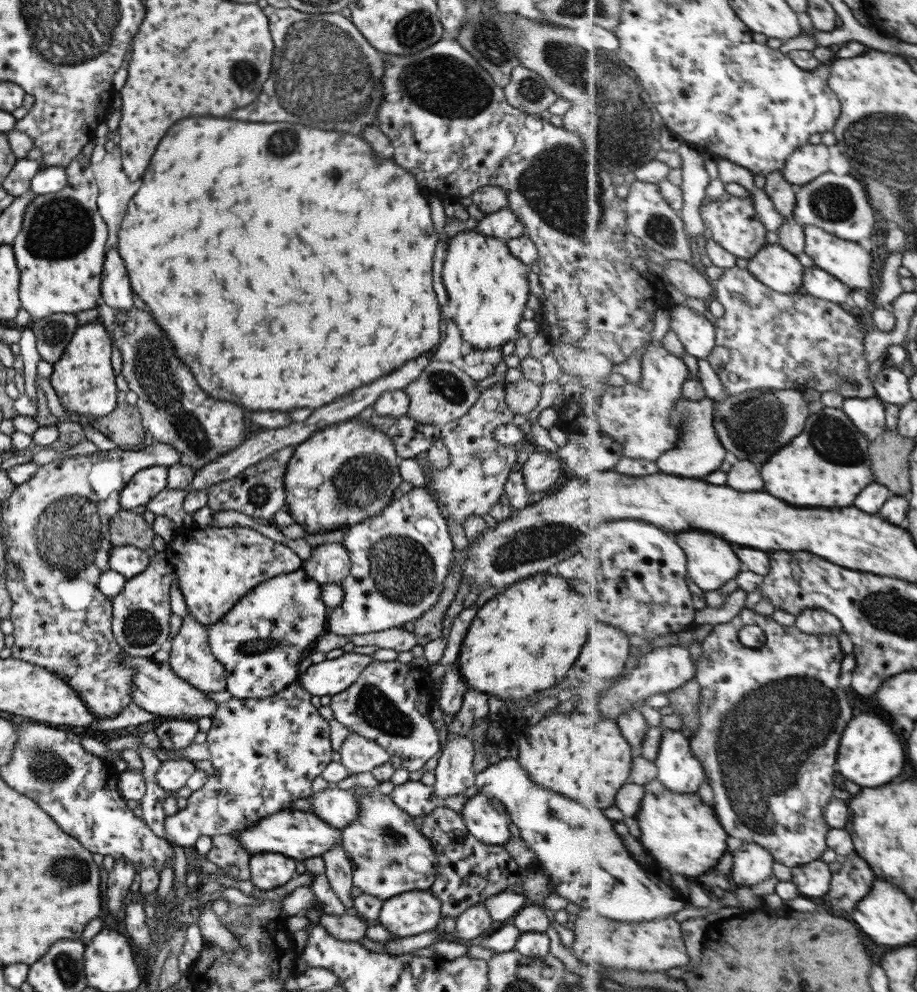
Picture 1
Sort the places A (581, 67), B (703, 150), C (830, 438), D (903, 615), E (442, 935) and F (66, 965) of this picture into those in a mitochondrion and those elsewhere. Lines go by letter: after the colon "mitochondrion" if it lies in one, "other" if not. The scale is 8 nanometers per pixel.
A: mitochondrion
B: other
C: mitochondrion
D: mitochondrion
E: other
F: mitochondrion

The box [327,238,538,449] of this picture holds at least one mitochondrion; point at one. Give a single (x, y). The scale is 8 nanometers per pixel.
(449, 387)

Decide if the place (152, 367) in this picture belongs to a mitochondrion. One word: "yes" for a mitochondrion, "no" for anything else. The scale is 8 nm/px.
yes

